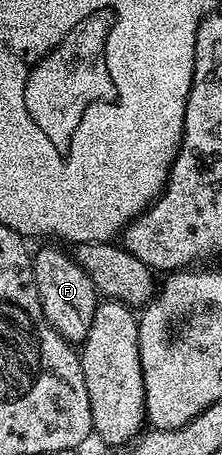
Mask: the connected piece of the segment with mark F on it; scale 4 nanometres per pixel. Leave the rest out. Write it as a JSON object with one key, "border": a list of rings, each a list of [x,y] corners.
{"border":[[[48,244],[35,251],[32,270],[35,272],[35,286],[39,292],[39,302],[47,322],[66,340],[73,344],[83,343],[93,323],[94,312],[99,303],[99,295],[89,274],[76,262],[71,253],[59,250],[59,245]]]}

